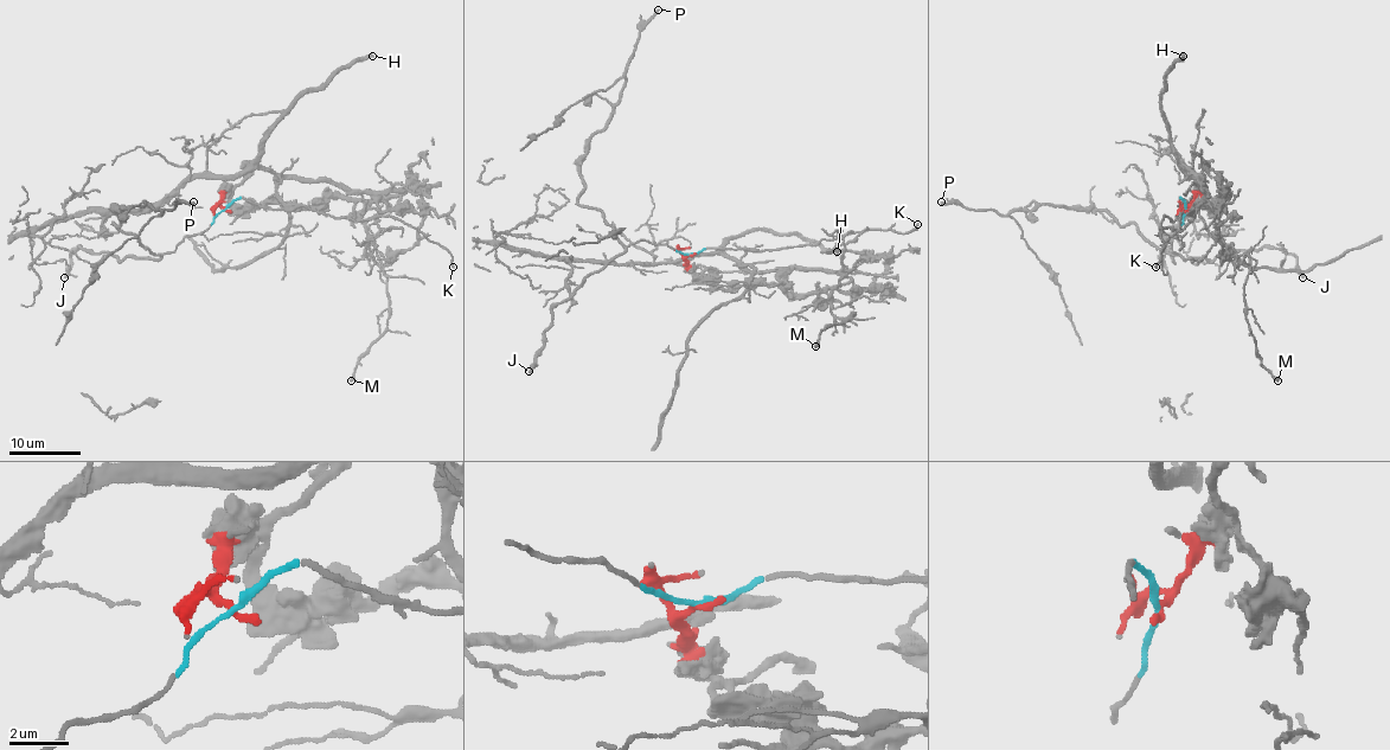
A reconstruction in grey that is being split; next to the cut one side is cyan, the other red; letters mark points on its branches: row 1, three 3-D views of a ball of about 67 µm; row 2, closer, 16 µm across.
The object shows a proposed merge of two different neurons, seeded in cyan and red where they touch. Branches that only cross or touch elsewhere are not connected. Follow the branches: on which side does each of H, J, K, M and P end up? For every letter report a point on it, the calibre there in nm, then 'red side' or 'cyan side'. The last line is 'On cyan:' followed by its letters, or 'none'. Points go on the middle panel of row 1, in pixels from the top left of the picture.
H: (837, 251) | 400 nm | red side
J: (529, 371) | 280 nm | cyan side
K: (917, 224) | 180 nm | cyan side
M: (815, 346) | 320 nm | red side
P: (658, 10) | 280 nm | cyan side
On cyan: J, K, P

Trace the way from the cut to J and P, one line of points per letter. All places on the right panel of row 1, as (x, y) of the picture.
J: (1185, 209), (1171, 249), (1184, 258), (1212, 260), (1224, 252), (1285, 249), (1295, 258), (1302, 277)
P: (1185, 209), (1174, 255), (1103, 210), (1046, 205), (999, 216), (940, 202)

